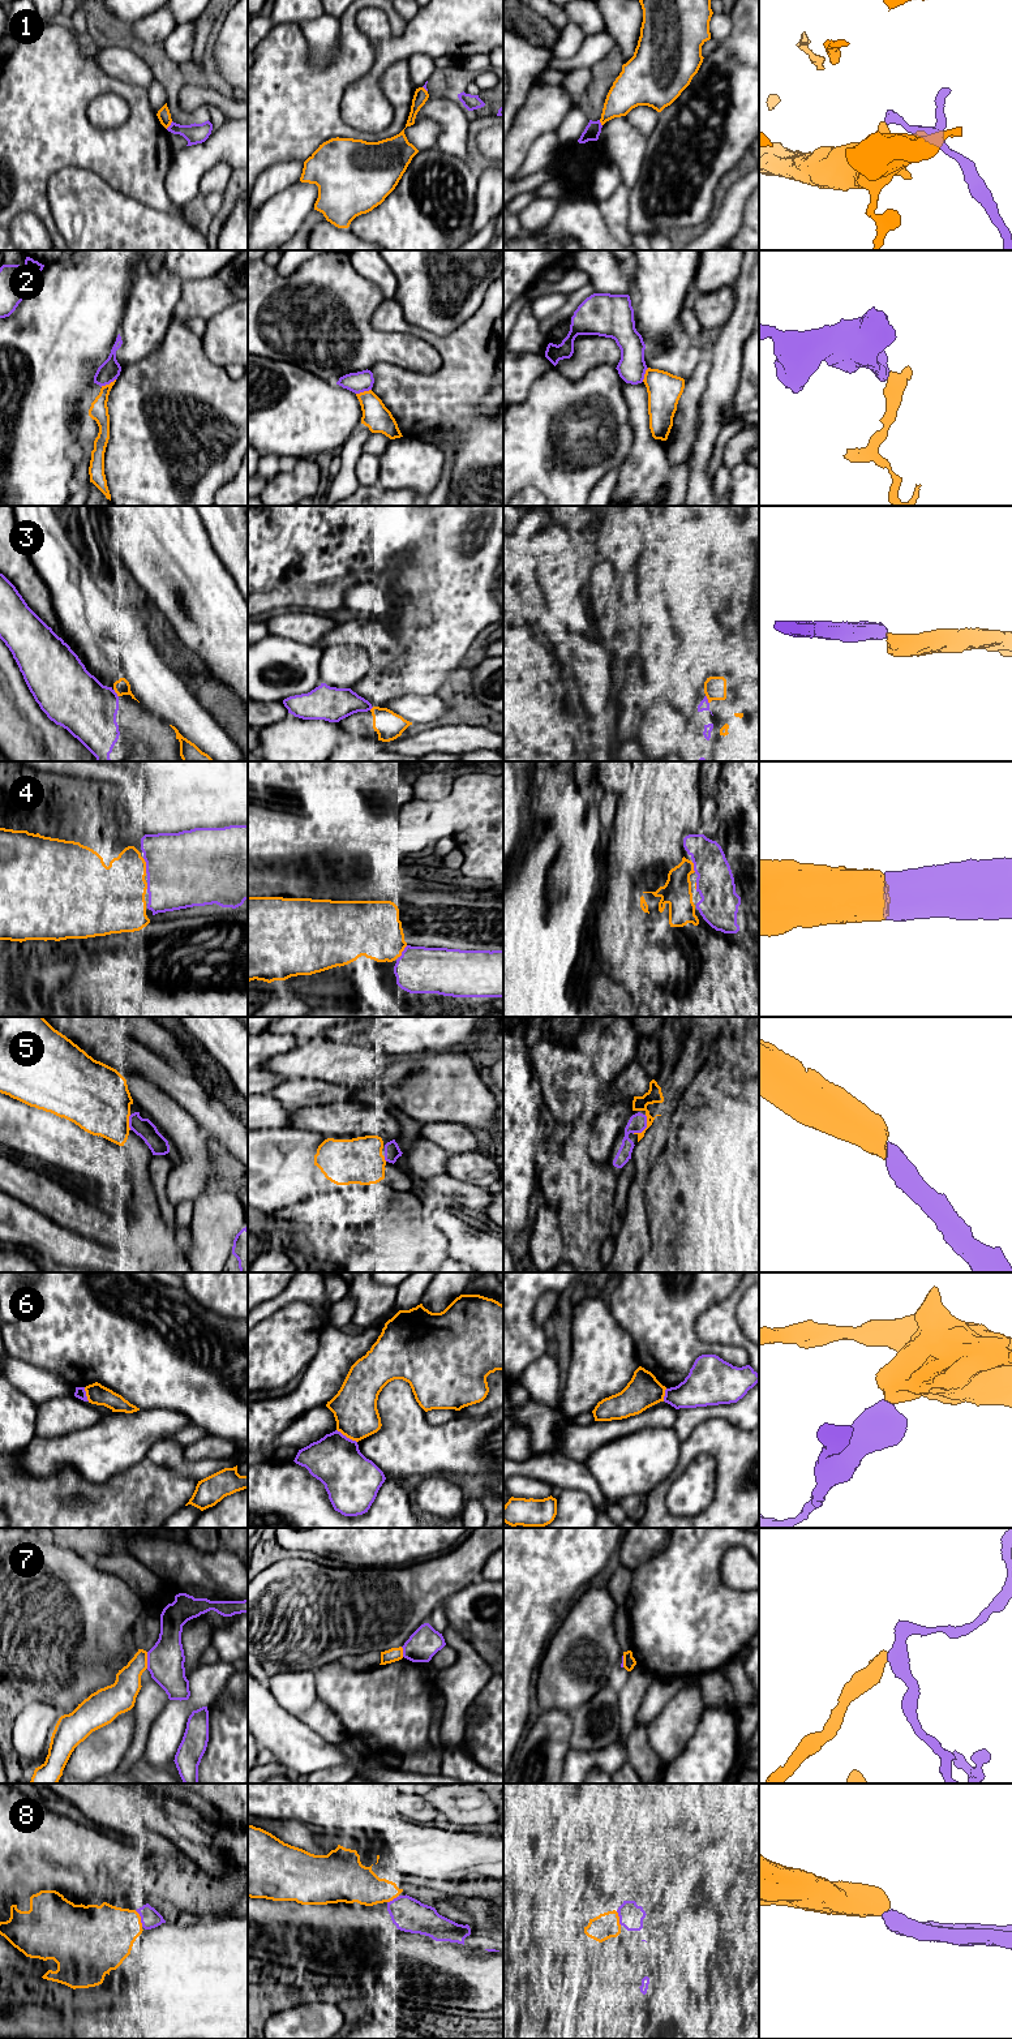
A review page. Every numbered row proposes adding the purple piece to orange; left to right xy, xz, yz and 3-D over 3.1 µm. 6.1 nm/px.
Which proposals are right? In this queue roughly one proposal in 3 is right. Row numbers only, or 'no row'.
4, 5, 8

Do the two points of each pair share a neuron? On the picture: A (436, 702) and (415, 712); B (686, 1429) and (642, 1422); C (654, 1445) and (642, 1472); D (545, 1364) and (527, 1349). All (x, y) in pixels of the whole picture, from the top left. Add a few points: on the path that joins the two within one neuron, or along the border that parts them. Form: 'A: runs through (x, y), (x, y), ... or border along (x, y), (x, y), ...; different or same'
A: runs through (431, 707), (420, 708); same
B: border along (677, 1409), (677, 1420), (673, 1428); different
C: runs through (654, 1451), (642, 1466); same
D: border along (545, 1352), (518, 1379); different

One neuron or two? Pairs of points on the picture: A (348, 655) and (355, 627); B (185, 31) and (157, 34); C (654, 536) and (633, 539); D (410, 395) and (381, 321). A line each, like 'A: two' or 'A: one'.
A: two
B: two
C: two
D: one

